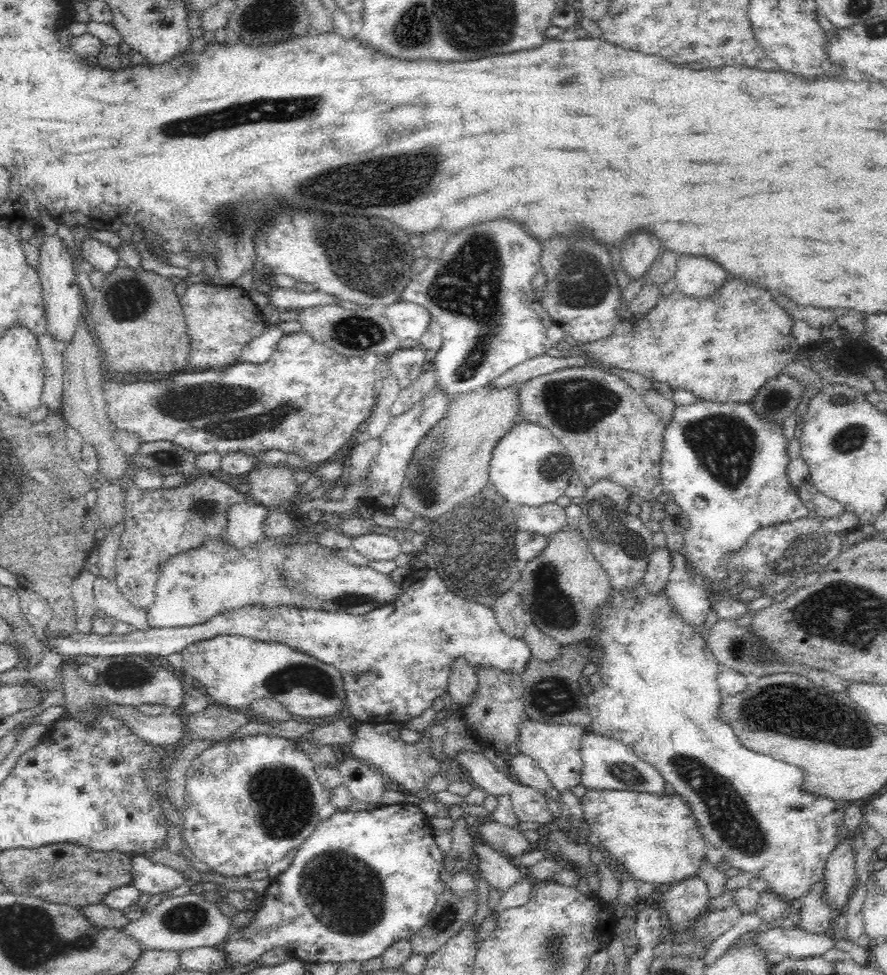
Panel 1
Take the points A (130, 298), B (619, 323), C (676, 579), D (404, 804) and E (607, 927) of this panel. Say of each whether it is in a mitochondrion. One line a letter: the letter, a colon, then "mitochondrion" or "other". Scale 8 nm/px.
A: mitochondrion
B: other
C: other
D: other
E: other

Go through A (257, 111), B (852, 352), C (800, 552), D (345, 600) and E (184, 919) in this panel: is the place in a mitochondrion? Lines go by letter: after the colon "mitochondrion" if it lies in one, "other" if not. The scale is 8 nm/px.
A: mitochondrion
B: other
C: mitochondrion
D: mitochondrion
E: mitochondrion

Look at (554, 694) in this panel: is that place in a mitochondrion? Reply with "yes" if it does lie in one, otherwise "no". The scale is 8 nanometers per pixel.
yes

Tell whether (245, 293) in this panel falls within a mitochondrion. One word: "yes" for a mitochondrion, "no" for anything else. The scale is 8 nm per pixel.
no

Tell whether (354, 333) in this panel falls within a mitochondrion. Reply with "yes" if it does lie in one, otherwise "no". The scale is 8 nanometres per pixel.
yes

